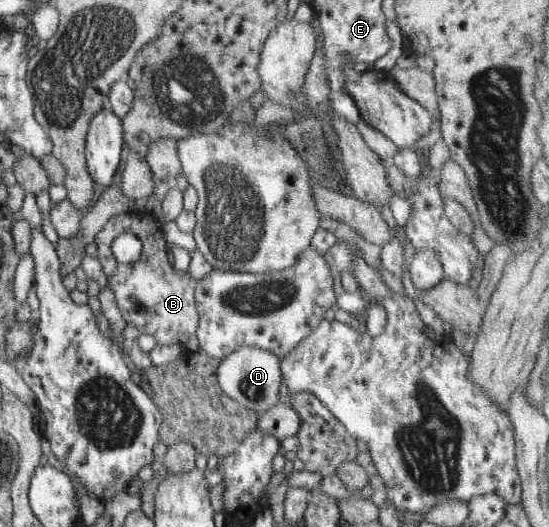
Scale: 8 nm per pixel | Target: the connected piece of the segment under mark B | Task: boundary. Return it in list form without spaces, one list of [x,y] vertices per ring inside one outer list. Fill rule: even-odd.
[[[123,213],[114,215],[94,240],[98,245],[98,260],[106,277],[108,286],[114,292],[114,302],[118,305],[126,324],[136,326],[140,335],[152,334],[158,345],[170,346],[184,344],[195,337],[198,326],[198,314],[195,305],[197,281],[190,272],[180,273],[170,264],[166,253],[167,242],[163,236],[162,223],[152,216],[136,220],[134,216]],[[122,234],[135,234],[143,242],[142,257],[138,262],[118,264],[110,252],[112,240]]]

